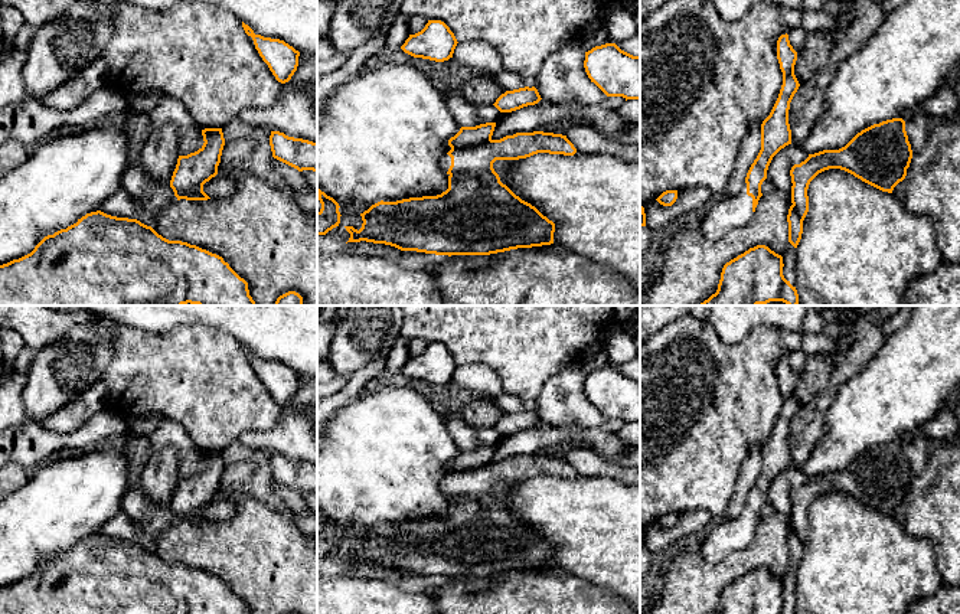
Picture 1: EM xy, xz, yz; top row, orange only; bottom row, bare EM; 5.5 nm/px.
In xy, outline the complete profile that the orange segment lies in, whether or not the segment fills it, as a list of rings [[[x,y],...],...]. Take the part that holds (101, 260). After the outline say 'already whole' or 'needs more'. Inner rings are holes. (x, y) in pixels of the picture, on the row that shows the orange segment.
[[[101,210],[45,236],[35,249],[0,265],[0,306],[257,306],[248,282],[222,257],[169,241],[137,219]]] | already whole

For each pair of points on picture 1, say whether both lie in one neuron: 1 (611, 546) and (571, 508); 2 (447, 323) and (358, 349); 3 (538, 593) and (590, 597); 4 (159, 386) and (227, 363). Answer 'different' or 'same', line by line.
1: same
2: different
3: same
4: same

